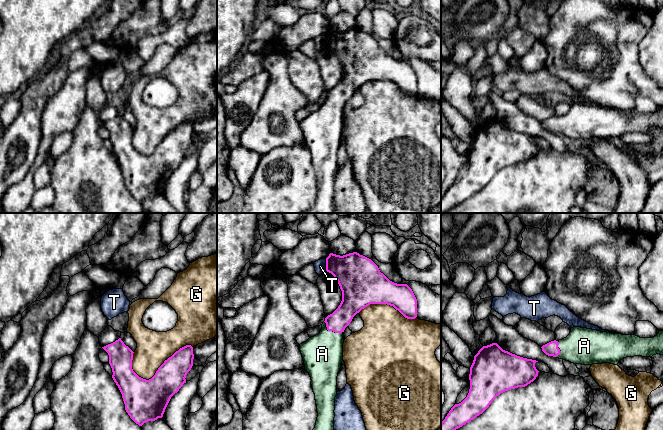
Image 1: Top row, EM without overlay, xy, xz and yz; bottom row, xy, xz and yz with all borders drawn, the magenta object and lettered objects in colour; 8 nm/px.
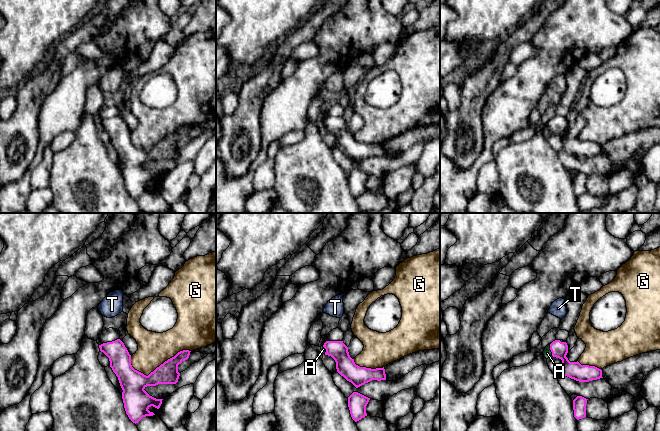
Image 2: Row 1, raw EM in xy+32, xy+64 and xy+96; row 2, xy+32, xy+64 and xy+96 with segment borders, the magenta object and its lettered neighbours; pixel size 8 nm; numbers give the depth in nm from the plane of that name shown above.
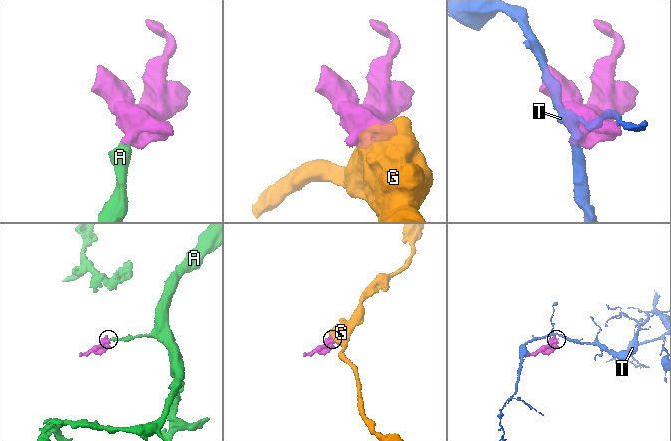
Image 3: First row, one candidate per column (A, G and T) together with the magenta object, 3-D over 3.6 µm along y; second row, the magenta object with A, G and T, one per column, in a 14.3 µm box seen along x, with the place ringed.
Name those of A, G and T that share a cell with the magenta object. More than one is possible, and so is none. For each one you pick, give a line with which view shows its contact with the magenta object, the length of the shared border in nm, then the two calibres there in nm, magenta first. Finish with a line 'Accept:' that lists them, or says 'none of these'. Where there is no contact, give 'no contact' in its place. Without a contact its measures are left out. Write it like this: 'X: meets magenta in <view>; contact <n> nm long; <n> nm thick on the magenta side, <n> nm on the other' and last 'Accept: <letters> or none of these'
A: meets magenta in xz; contact 180 nm long; 160 nm thick on the magenta side, 320 nm on the other
Accept: A

